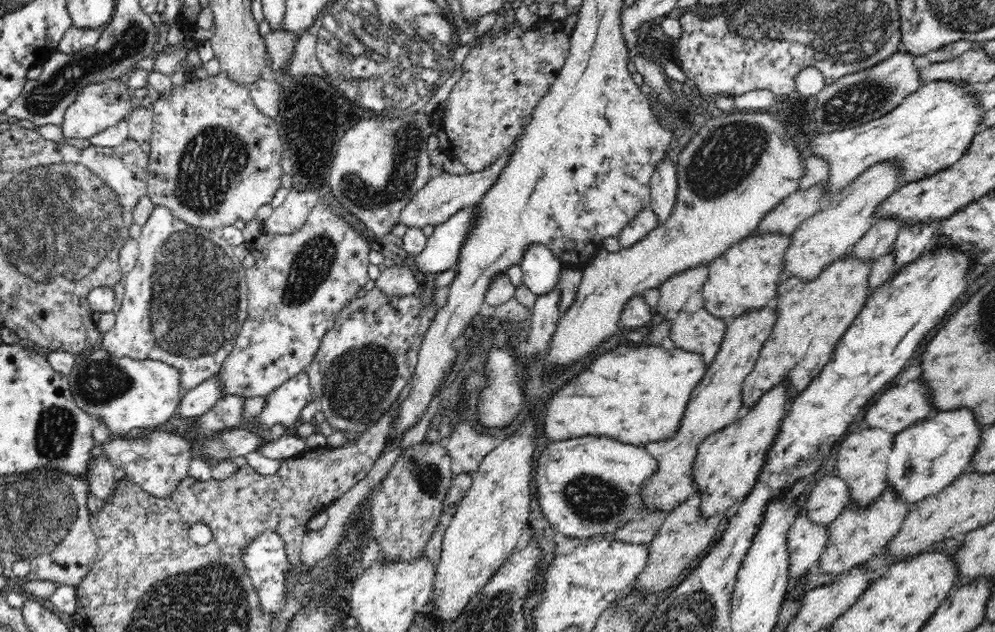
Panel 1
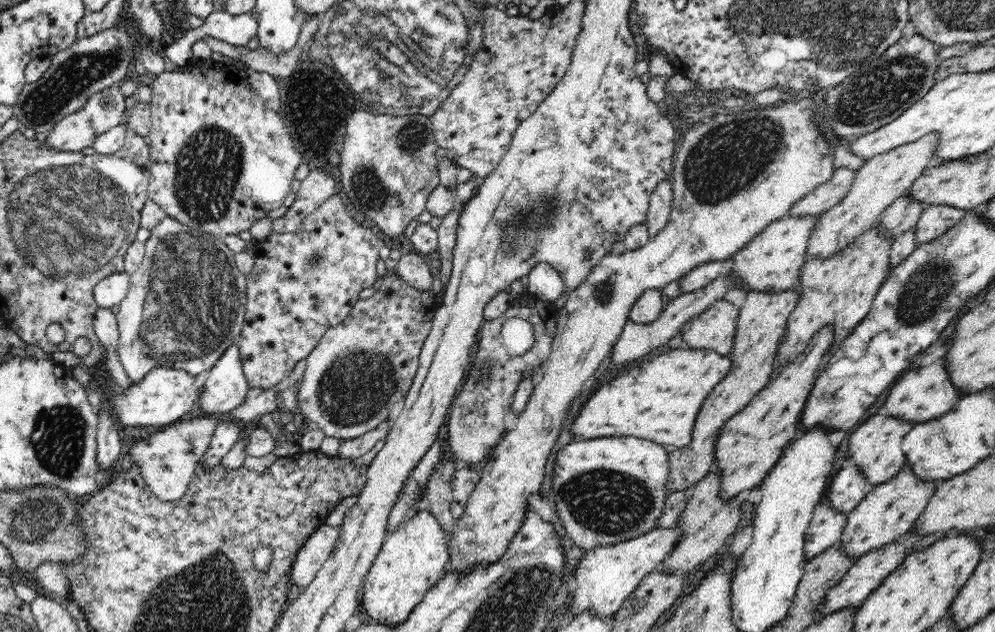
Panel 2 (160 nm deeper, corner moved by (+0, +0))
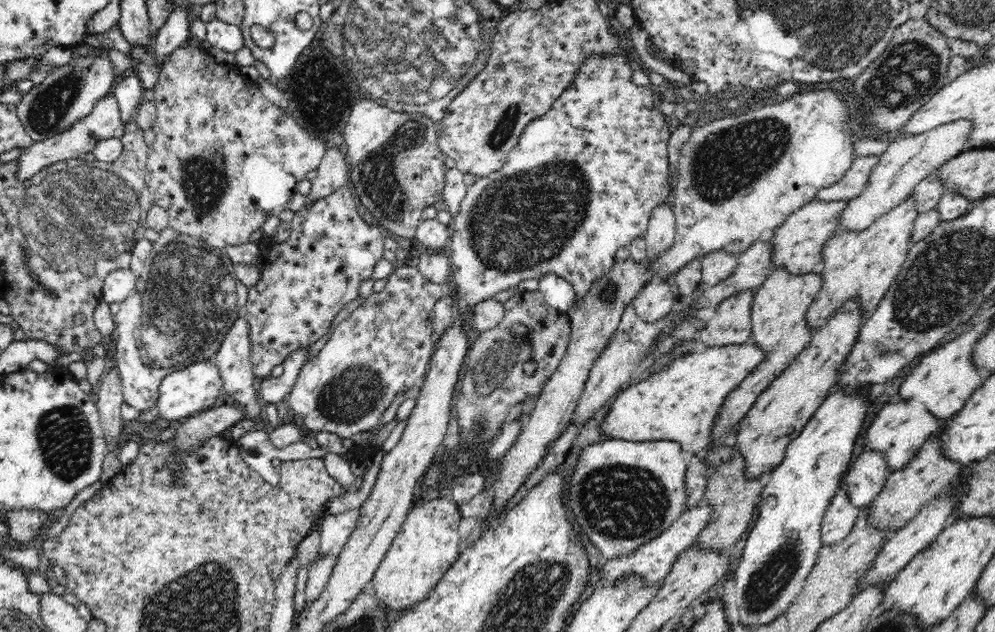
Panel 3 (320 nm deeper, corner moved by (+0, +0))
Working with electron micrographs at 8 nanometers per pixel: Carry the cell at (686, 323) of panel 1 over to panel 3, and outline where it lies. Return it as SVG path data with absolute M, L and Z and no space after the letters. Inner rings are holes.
M755 290L729 296L700 331L700 338L709 347L742 344L750 341L752 326L752 301Z

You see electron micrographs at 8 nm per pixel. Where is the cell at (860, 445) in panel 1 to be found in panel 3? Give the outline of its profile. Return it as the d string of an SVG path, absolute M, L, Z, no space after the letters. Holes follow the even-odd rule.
M900 398L897 402L886 403L872 420L866 432L866 448L883 452L888 468L895 471L907 465L923 447L924 441L938 428L940 418L936 418L923 402L917 398Z

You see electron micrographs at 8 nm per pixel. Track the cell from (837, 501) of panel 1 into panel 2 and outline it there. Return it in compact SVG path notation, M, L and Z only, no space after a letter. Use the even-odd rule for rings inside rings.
M847 463L837 471L828 488L826 501L838 513L848 514L868 496L874 486L855 463Z

